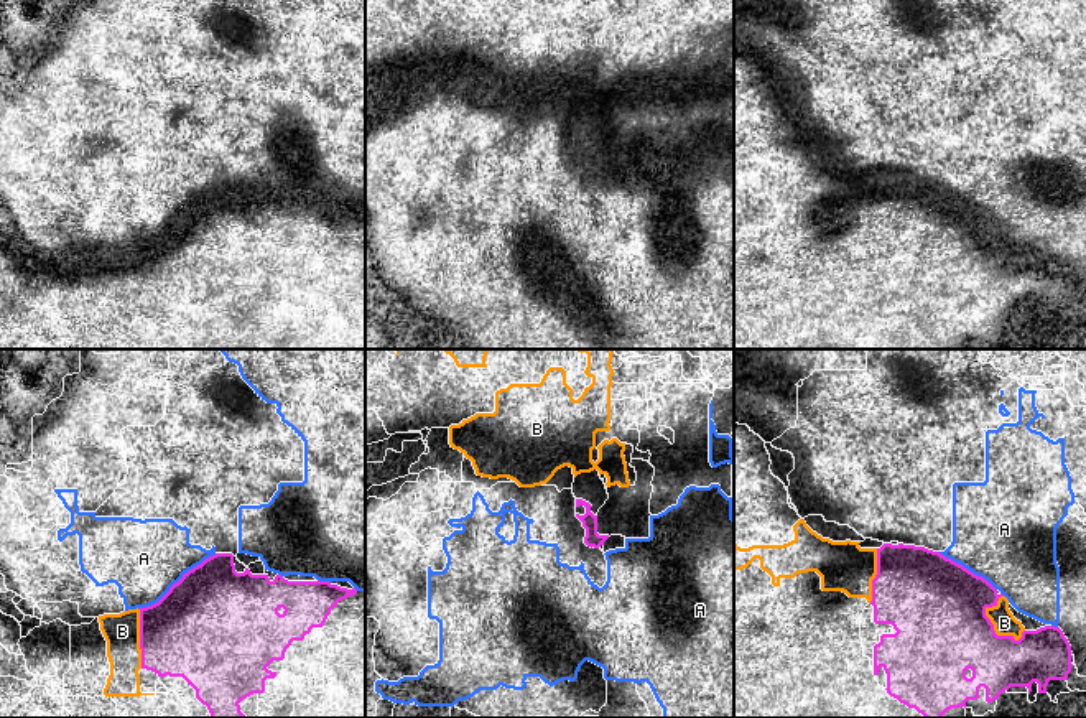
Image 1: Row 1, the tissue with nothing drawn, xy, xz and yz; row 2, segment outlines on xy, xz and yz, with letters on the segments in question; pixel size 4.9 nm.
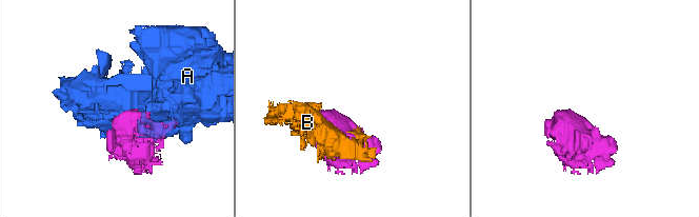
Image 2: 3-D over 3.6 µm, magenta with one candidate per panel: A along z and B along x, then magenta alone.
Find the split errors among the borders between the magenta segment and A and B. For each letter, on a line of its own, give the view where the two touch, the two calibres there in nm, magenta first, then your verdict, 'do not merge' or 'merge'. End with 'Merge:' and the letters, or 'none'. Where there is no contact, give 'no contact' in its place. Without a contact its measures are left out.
A: xy | 500/380 nm | merge
B: yz | 440/110 nm | merge
Merge: A, B

